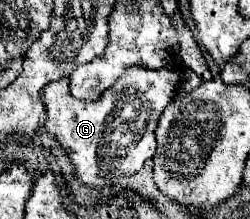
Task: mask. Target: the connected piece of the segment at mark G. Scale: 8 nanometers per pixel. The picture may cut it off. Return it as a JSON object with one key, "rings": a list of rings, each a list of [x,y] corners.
{"rings":[[[166,64],[160,70],[132,66],[98,100],[74,98],[70,94],[69,78],[50,82],[46,90],[42,90],[42,100],[48,112],[46,130],[54,134],[62,146],[66,146],[80,182],[100,190],[108,182],[118,182],[126,174],[130,176],[140,172],[154,156],[154,130],[158,126],[158,118],[170,98],[178,92],[180,84],[182,70],[178,64]]]}

